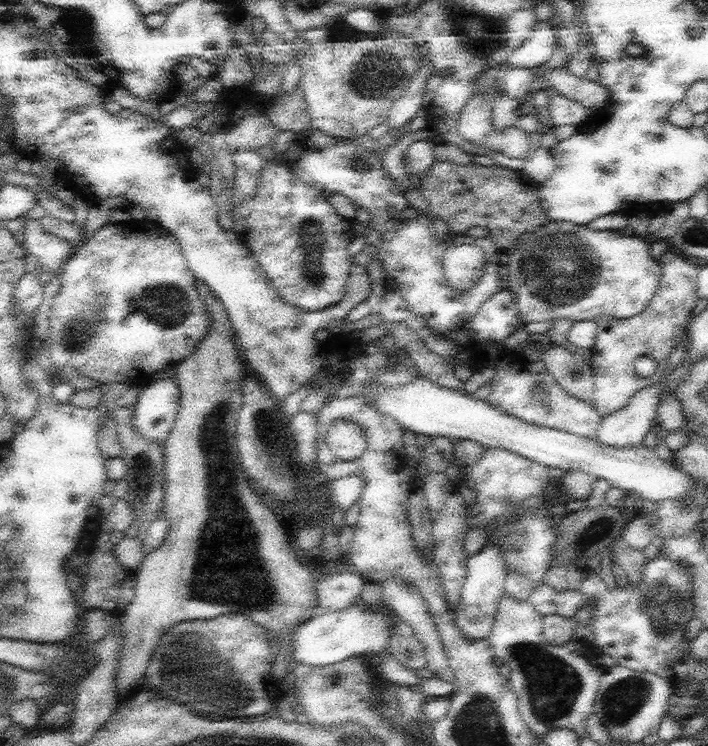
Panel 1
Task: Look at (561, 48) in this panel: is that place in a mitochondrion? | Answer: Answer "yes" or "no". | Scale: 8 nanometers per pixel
no

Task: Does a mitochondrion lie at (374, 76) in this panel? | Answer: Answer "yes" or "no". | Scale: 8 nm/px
yes

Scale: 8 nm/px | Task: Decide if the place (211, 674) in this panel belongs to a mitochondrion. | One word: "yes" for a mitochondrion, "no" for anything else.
yes

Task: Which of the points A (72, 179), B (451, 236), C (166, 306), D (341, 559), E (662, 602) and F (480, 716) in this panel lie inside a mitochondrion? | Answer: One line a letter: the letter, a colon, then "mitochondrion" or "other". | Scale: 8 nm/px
A: mitochondrion
B: other
C: mitochondrion
D: other
E: mitochondrion
F: mitochondrion

